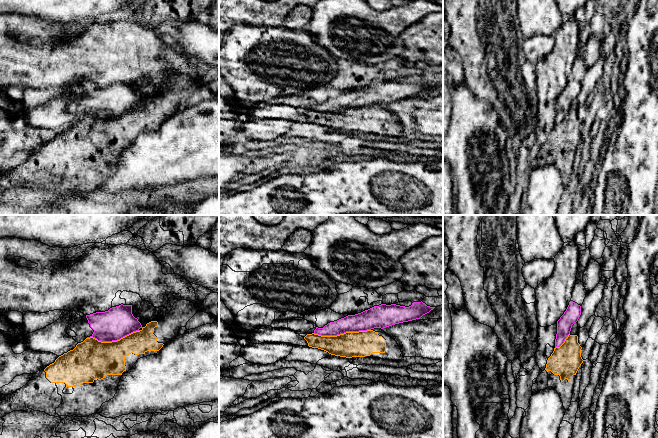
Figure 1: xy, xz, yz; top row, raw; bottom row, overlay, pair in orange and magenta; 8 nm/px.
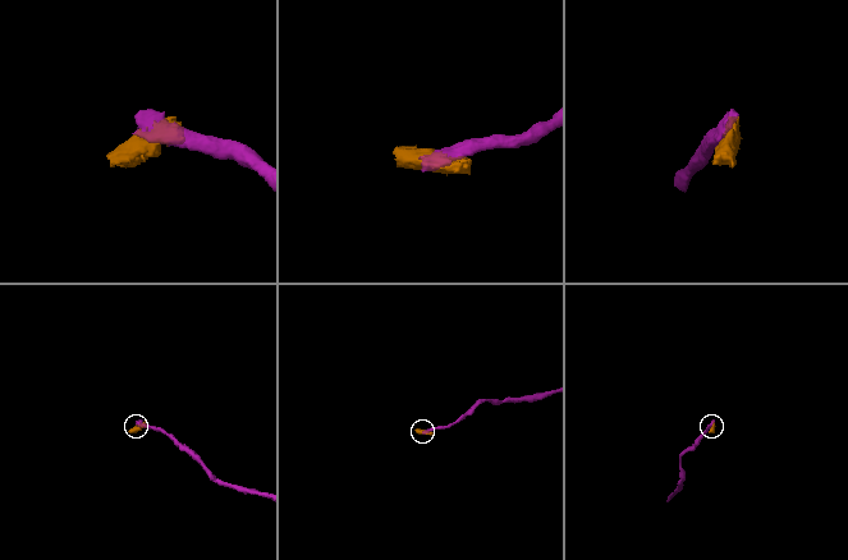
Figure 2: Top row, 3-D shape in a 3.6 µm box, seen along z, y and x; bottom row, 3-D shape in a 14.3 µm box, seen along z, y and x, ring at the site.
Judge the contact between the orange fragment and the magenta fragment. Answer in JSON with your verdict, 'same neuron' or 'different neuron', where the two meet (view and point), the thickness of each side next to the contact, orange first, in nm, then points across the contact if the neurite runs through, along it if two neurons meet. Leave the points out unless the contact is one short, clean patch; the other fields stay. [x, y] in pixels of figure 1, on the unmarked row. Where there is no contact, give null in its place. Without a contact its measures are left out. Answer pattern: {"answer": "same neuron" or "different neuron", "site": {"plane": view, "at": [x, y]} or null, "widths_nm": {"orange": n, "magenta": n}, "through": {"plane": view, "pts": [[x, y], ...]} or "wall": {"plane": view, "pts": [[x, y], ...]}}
{"answer": "different neuron", "site": {"plane": "xz", "at": [341, 110]}, "widths_nm": {"orange": 200, "magenta": 160}}

